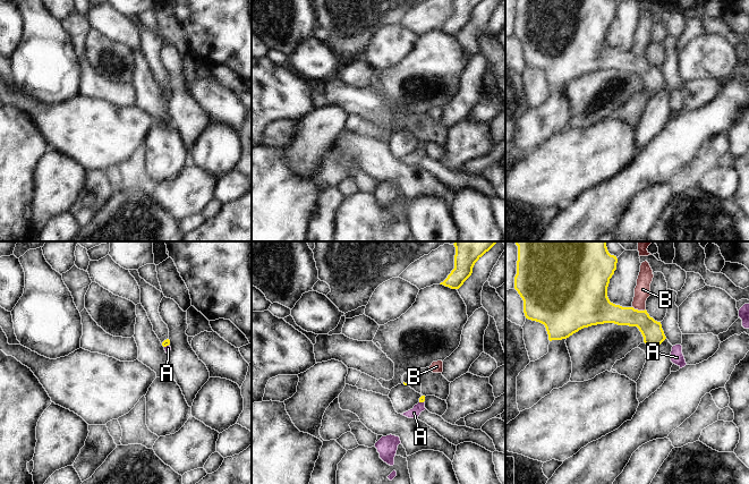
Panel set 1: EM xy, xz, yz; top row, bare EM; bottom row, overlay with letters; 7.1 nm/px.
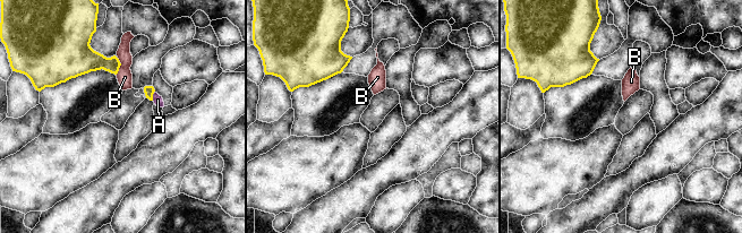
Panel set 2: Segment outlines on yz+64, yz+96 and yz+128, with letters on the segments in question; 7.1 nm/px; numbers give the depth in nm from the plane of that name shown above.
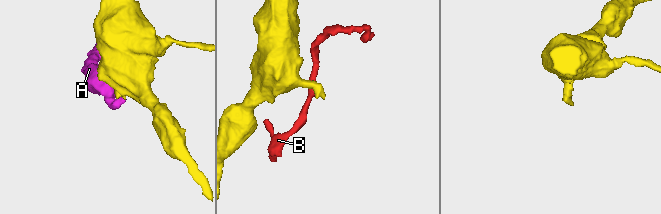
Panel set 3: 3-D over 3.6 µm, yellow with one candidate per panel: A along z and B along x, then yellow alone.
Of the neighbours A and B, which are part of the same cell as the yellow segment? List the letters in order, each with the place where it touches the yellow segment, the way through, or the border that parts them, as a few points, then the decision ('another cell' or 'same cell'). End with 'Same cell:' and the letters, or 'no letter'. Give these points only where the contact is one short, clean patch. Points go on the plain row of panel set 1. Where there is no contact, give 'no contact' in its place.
A: xy (167, 91) | across xy (166, 88), (167, 91), (168, 94) | same cell
B: yz (637, 56) | along yz (631, 52), (645, 56) | another cell
Same cell: A

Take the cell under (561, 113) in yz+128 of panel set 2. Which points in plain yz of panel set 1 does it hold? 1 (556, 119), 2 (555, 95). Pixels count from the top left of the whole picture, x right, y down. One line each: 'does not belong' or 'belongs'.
1: does not belong
2: does not belong

